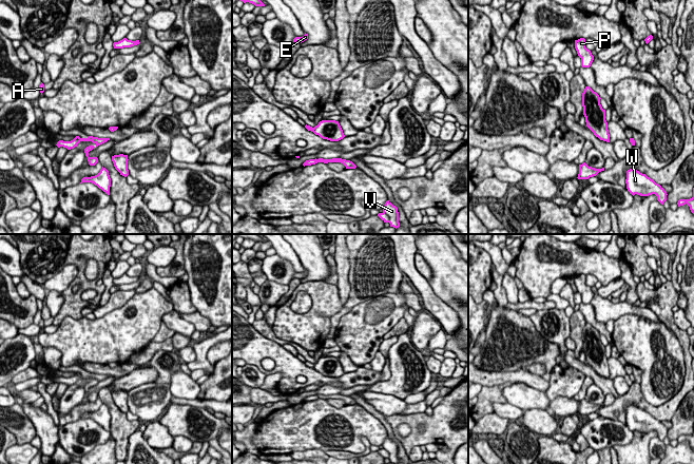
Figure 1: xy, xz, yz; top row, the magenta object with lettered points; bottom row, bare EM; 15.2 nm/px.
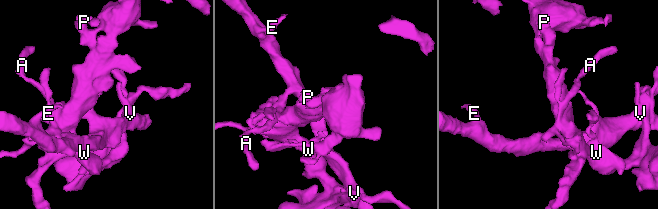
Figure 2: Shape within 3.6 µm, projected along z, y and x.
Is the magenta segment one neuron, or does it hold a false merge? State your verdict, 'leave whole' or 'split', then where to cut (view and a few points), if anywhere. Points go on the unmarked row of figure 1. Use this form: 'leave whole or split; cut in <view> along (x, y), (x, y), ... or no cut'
split; cut in xz along (383, 447), (388, 452), (389, 458)

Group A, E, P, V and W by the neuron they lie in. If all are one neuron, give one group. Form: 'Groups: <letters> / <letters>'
Groups: A E V / P W

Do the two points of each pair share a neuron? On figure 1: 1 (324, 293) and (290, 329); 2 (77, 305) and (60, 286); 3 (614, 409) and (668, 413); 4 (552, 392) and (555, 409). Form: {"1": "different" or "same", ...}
{"1": "same", "2": "different", "3": "same", "4": "different"}

